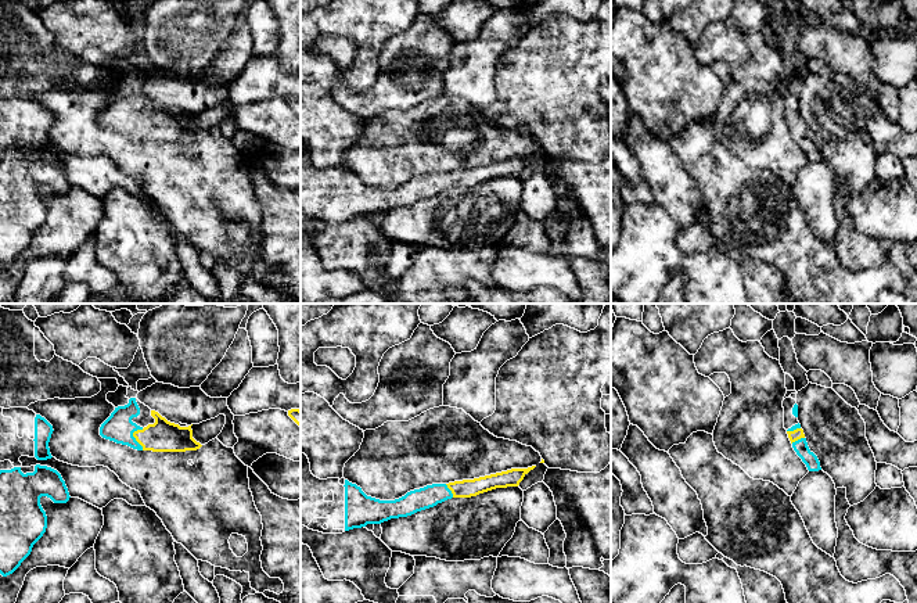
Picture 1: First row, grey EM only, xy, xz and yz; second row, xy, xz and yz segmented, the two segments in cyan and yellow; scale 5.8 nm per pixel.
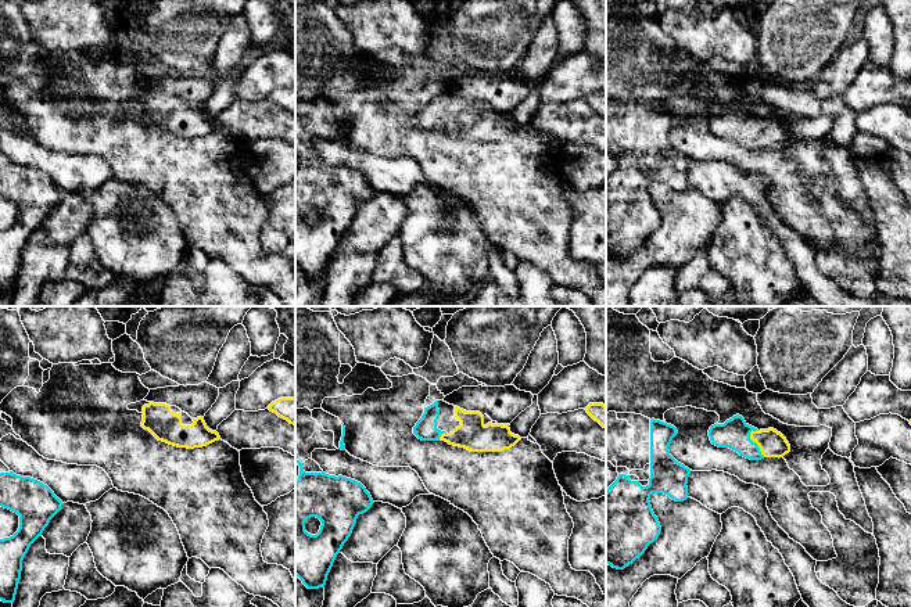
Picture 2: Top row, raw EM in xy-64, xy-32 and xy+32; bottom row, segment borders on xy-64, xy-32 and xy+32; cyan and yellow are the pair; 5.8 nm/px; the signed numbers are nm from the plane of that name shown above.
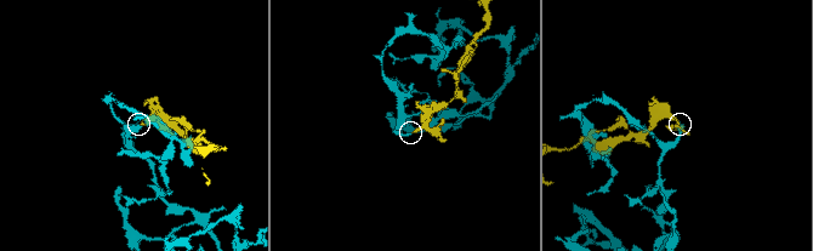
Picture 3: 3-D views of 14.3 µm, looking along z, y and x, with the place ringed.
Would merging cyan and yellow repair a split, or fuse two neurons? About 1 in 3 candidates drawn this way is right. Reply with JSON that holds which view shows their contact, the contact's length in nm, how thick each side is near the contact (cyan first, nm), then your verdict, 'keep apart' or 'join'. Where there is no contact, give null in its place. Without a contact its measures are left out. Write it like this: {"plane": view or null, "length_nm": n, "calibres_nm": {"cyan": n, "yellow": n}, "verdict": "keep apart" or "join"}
{"plane": "xy", "length_nm": 130, "calibres_nm": {"cyan": 170, "yellow": 180}, "verdict": "join"}

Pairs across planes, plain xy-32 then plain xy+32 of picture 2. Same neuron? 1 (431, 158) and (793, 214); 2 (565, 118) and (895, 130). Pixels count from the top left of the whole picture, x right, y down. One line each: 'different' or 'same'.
1: same
2: same

